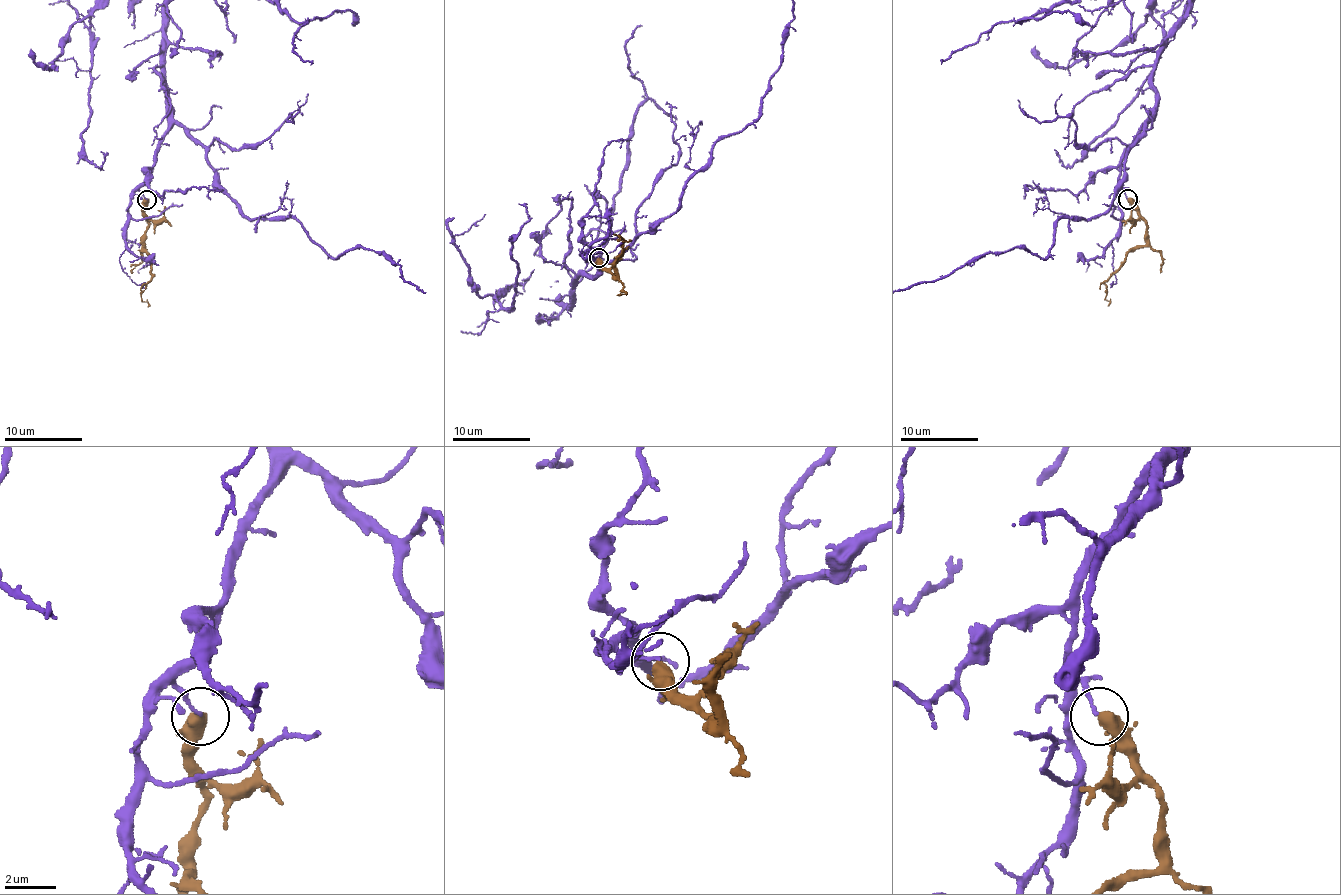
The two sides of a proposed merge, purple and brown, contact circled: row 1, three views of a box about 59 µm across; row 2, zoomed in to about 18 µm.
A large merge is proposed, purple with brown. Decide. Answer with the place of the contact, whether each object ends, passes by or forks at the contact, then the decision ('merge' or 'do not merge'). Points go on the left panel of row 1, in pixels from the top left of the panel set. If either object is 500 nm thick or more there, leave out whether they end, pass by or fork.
place (147, 200); purple ends; brown passes by; do not merge

